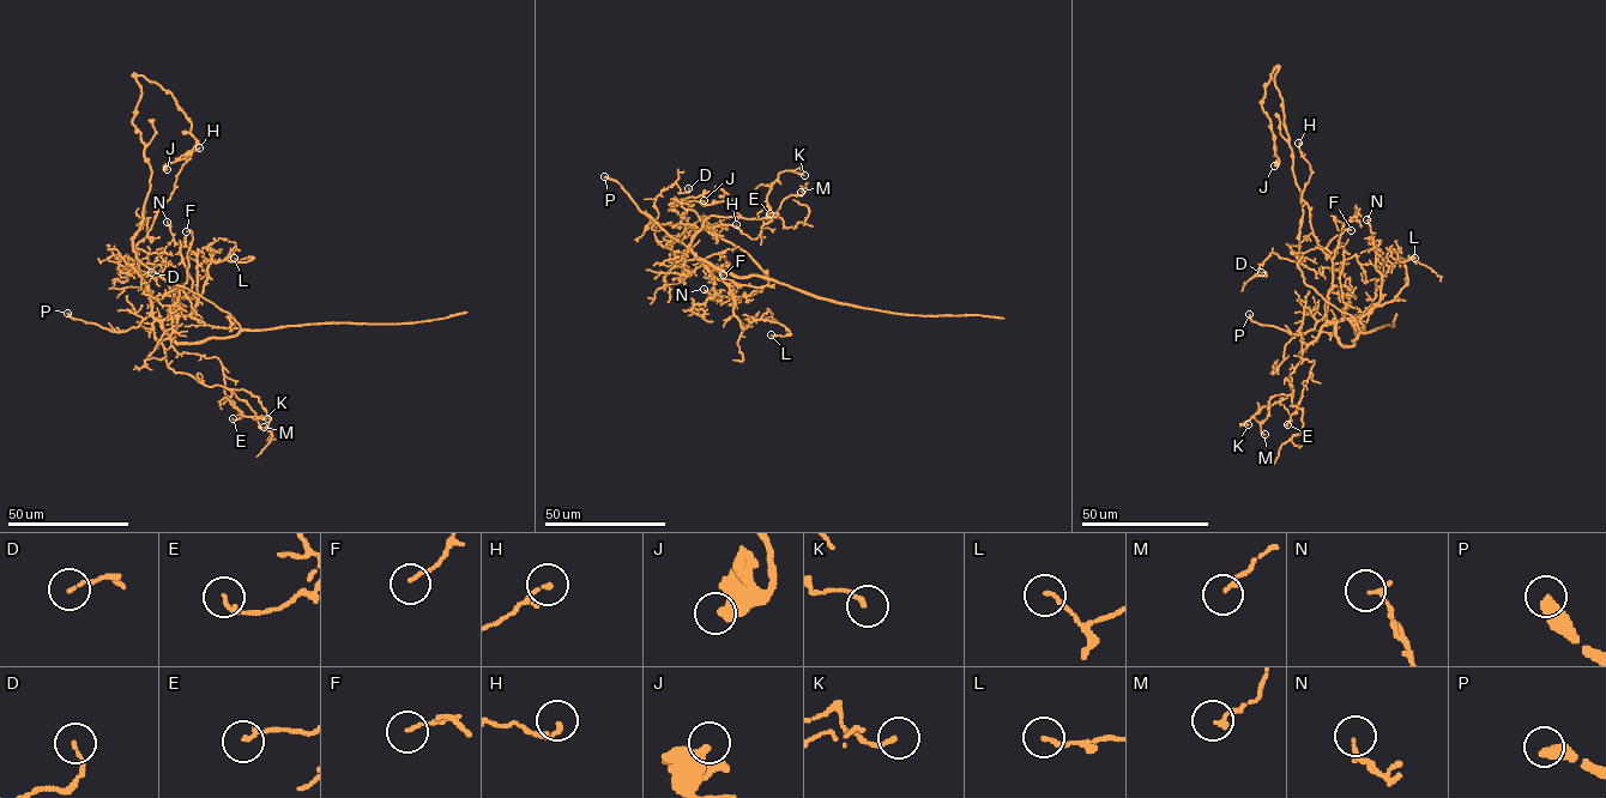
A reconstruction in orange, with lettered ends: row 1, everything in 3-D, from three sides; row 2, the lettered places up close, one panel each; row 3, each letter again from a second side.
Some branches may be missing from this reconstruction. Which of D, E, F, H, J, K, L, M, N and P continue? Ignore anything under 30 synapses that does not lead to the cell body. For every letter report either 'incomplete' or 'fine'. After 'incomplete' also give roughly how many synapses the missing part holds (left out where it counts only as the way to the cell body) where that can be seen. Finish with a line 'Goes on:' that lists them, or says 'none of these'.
D: fine
E: fine
F: fine
H: fine
J: fine
K: fine
L: fine
M: fine
N: fine
P: fine
Goes on: none of these

